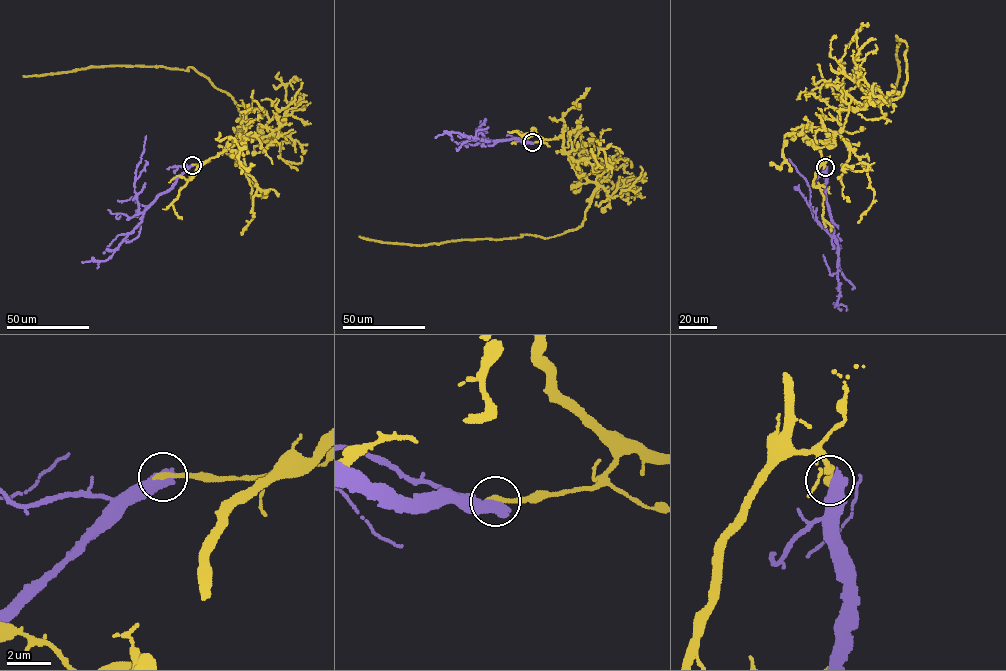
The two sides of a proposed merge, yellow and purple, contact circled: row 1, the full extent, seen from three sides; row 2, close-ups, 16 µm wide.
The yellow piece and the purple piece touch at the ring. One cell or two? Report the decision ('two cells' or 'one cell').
two cells

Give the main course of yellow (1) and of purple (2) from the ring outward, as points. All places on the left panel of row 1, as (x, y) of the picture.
1: (192, 164), (225, 151), (238, 132), (258, 137), (245, 136), (231, 96), (191, 67), (92, 66), (23, 76)
2: (192, 164), (145, 211), (140, 223), (107, 259), (81, 262)

